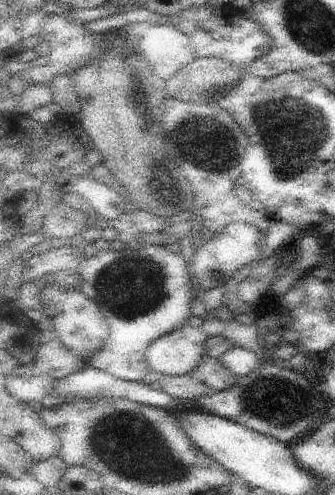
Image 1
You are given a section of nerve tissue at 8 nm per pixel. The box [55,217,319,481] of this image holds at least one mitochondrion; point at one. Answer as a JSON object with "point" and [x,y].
{"point":[269,398]}

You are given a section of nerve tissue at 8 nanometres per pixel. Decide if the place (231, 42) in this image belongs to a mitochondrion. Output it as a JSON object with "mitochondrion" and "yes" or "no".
{"mitochondrion":"no"}

